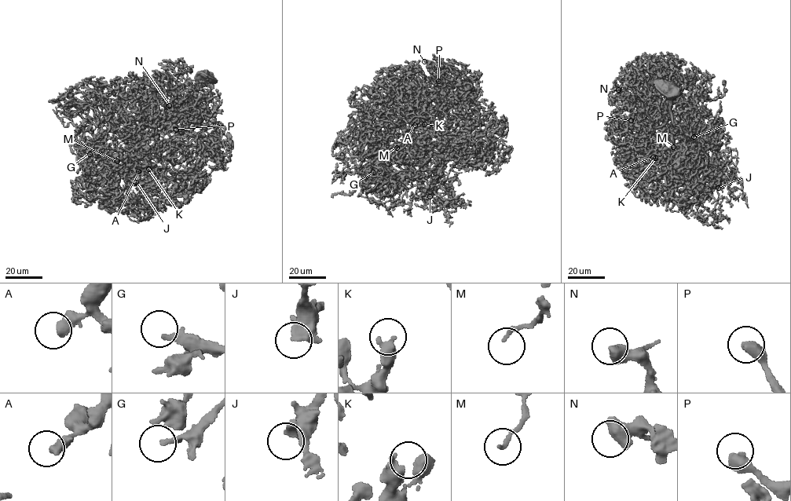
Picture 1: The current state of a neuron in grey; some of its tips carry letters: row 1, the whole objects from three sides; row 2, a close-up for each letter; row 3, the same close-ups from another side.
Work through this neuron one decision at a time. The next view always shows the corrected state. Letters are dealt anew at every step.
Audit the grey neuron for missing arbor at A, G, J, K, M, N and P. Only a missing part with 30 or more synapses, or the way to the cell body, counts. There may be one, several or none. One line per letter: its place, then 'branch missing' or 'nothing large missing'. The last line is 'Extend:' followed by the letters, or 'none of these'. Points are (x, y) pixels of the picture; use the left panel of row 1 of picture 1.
A: place (138, 171); nothing large missing
G: place (89, 154); branch missing
J: place (136, 182); branch missing
K: place (148, 169); nothing large missing
M: place (117, 161); nothing large missing
N: place (169, 105); nothing large missing
P: place (176, 129); branch missing
Extend: G, J, P

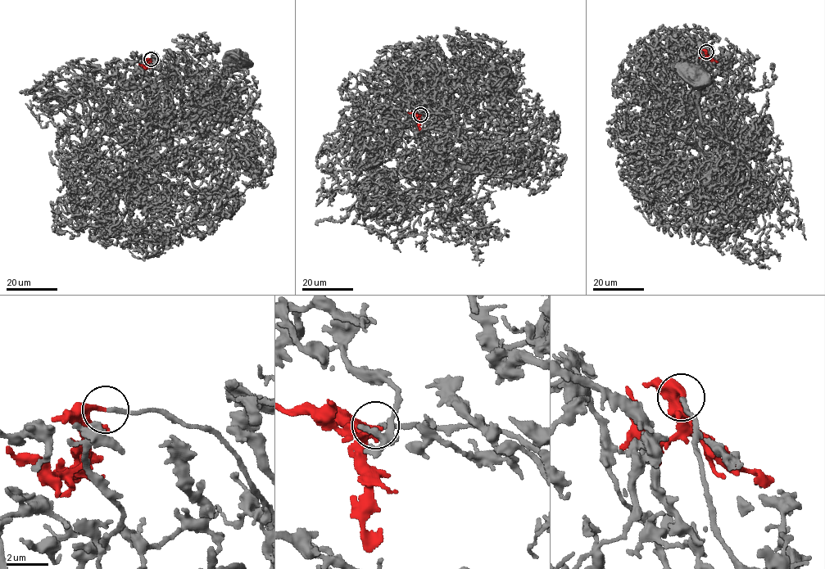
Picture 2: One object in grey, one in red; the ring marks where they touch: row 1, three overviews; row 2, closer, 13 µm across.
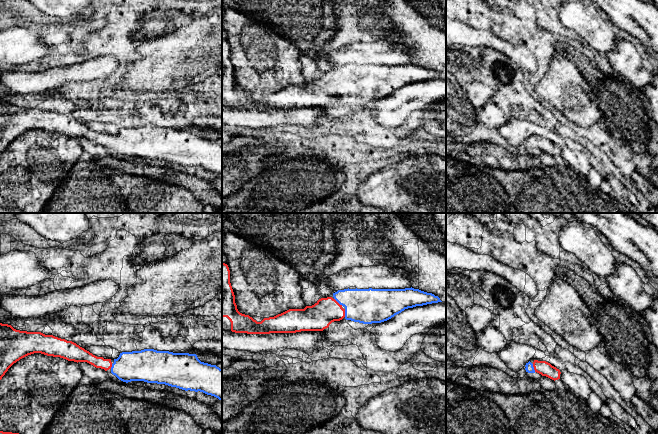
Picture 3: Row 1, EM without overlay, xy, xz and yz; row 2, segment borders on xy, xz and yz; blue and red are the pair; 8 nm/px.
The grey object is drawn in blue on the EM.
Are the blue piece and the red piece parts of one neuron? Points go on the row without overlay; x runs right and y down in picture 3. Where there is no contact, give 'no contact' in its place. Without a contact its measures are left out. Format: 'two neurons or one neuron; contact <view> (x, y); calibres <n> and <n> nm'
one neuron; contact xz (338, 78); calibres 280 and 220 nm

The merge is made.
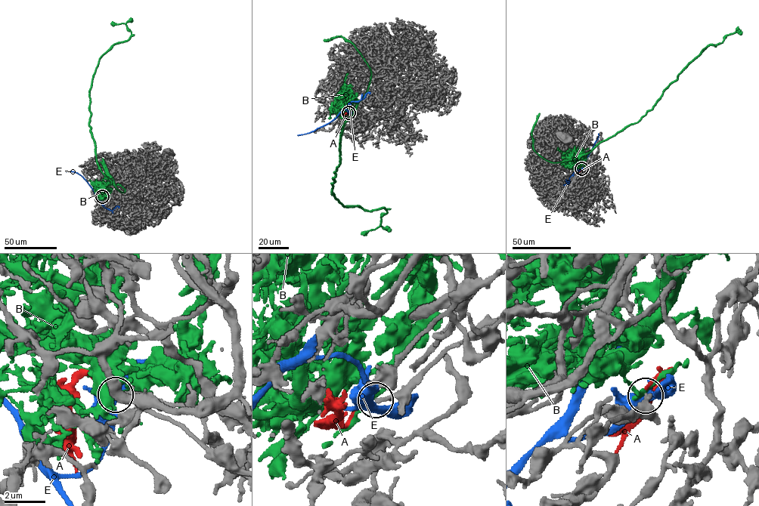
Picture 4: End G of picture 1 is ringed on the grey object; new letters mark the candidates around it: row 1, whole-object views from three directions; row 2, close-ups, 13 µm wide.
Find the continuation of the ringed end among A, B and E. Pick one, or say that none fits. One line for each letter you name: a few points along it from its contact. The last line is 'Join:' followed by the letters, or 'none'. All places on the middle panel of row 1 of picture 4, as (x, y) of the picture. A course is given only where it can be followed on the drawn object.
Join: none

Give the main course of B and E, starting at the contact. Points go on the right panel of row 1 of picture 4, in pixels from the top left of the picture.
B: (581, 168), (575, 156), (587, 153), (637, 122), (689, 63), (706, 47), (712, 44), (716, 47), (738, 28)
E: (581, 168), (576, 171), (586, 158), (598, 134)

